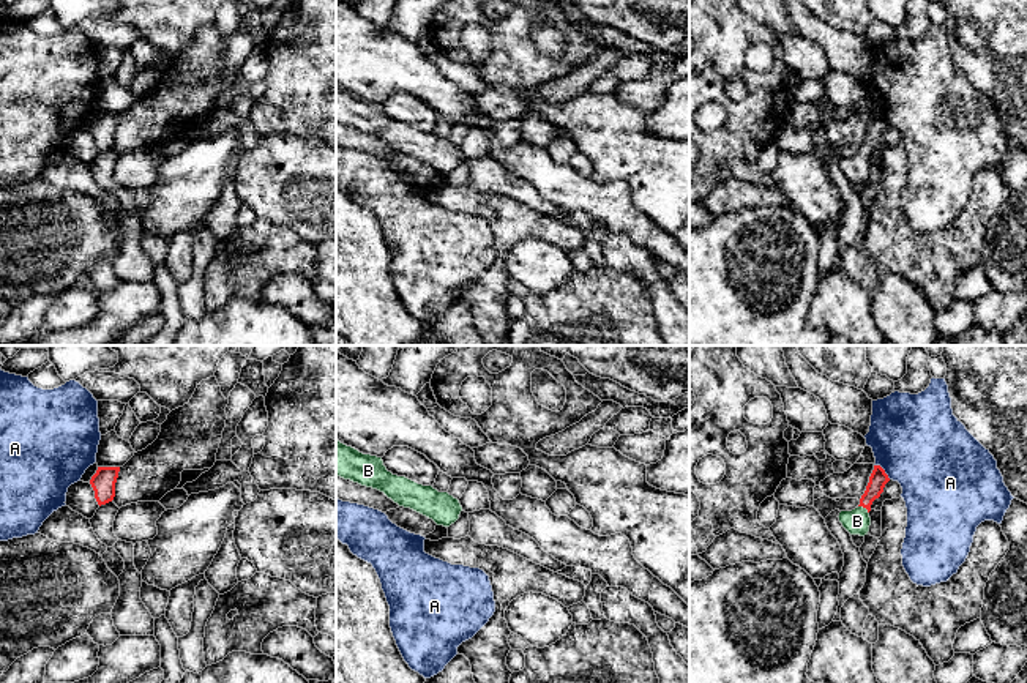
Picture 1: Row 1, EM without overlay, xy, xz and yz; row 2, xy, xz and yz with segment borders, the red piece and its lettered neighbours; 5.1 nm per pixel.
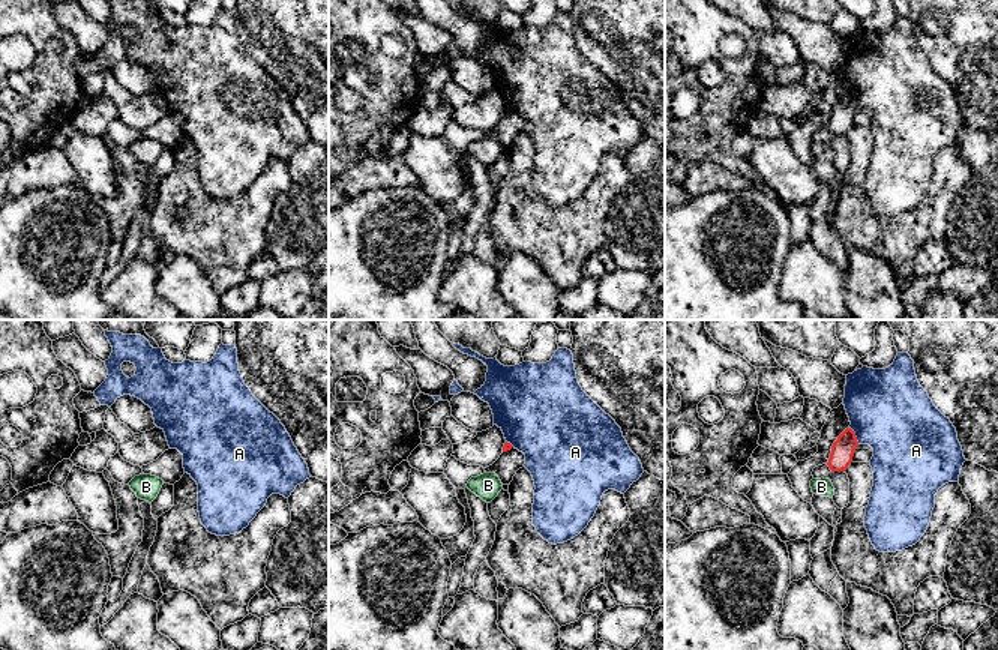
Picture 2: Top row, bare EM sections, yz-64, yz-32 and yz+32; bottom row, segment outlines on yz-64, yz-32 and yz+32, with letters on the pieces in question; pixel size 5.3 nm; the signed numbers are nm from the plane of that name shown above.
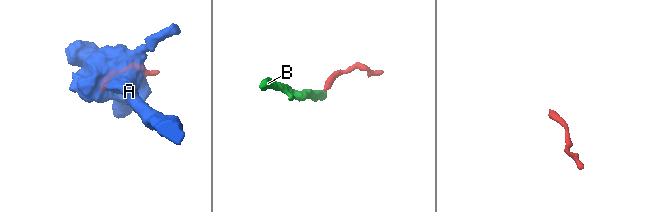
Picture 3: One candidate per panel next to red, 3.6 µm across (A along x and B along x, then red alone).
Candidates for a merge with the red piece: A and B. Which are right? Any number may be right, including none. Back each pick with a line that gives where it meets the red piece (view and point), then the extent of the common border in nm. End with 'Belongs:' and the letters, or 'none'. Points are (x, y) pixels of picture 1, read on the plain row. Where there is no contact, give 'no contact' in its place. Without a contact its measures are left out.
B: contact yz (865, 153); length 70 nm
Belongs: B

